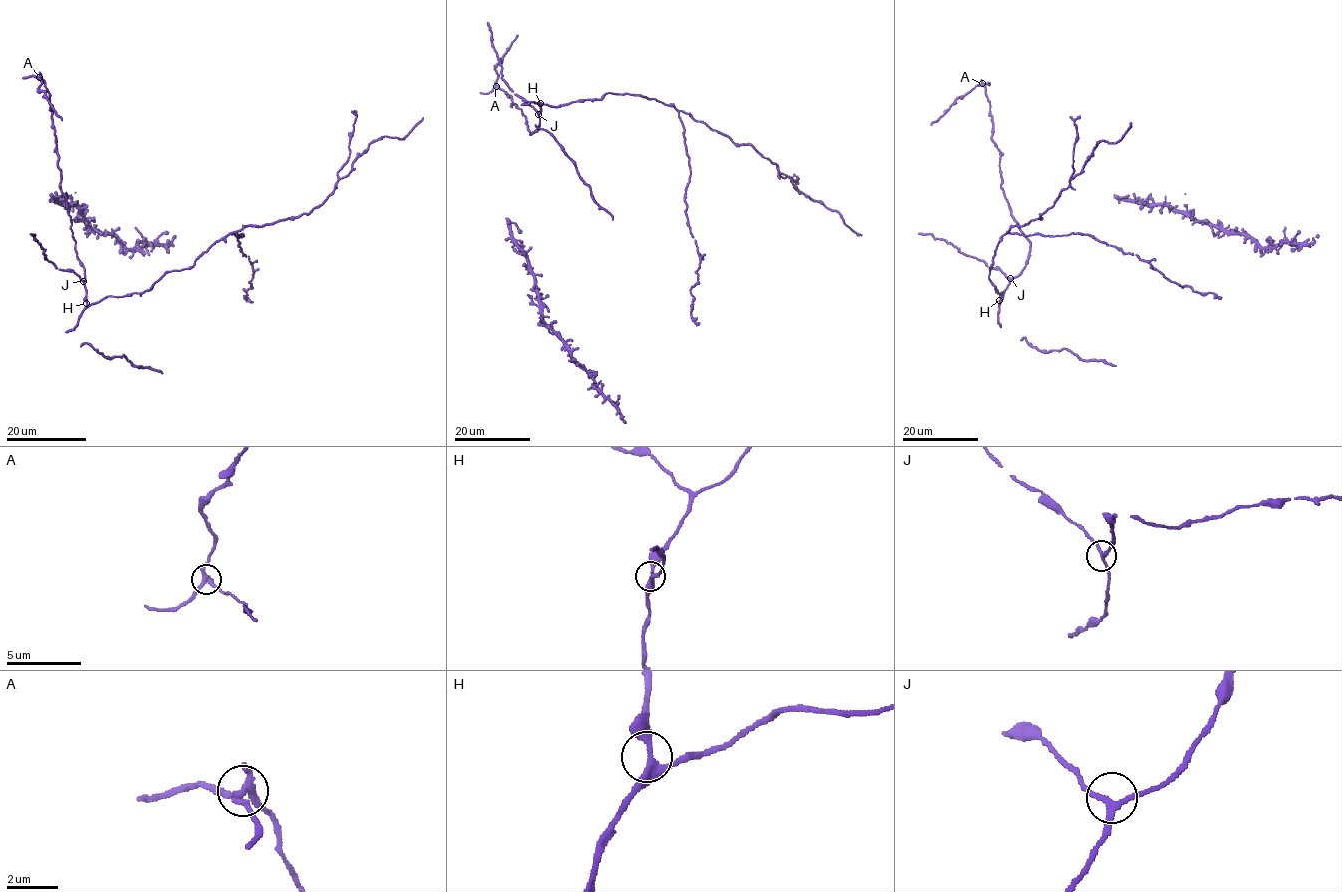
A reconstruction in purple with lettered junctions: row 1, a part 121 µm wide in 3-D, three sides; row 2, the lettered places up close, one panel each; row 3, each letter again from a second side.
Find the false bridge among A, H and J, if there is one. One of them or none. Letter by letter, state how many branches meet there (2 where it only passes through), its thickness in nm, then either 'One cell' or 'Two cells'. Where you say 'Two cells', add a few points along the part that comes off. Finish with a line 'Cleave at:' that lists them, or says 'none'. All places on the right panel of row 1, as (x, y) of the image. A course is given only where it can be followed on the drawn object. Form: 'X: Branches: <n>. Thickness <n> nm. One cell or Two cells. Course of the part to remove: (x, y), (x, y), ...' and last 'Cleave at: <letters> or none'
A: Branches: 3. Thickness 260 nm. Two cells. Course of the part to remove: (981, 83), (957, 98), (931, 125)
H: Branches: 3. Thickness 300 nm. One cell
J: Branches: 3. Thickness 200 nm. One cell
Cleave at: A

